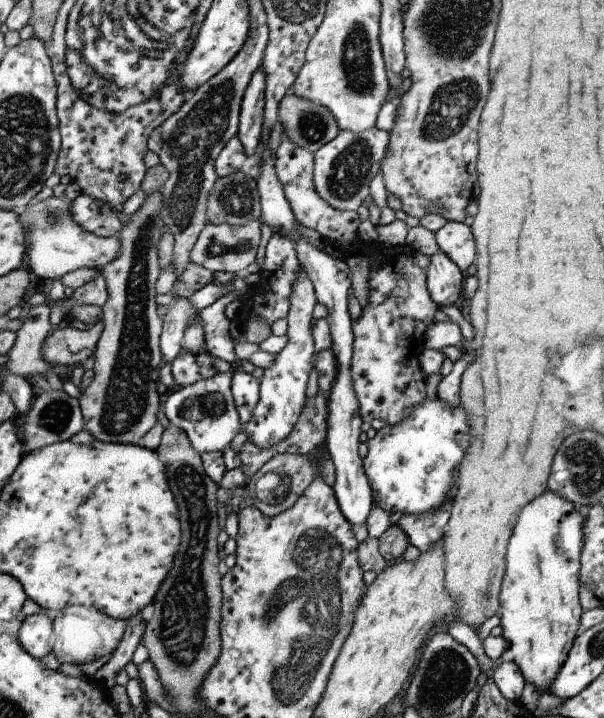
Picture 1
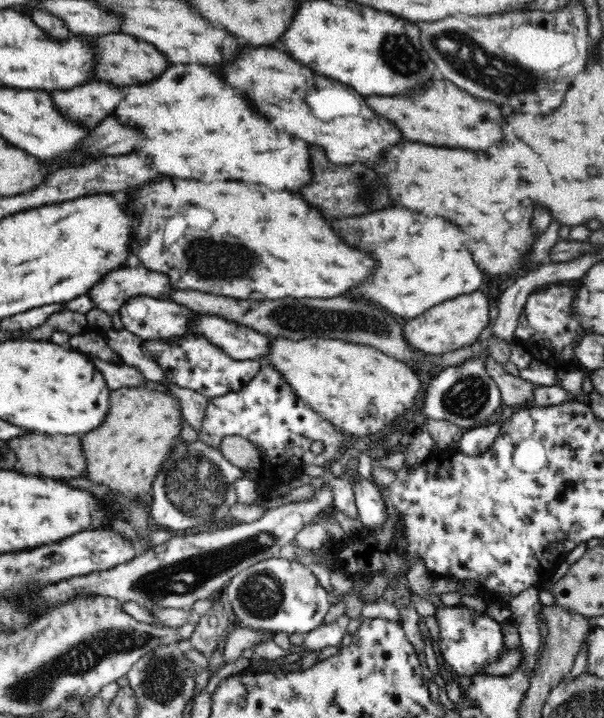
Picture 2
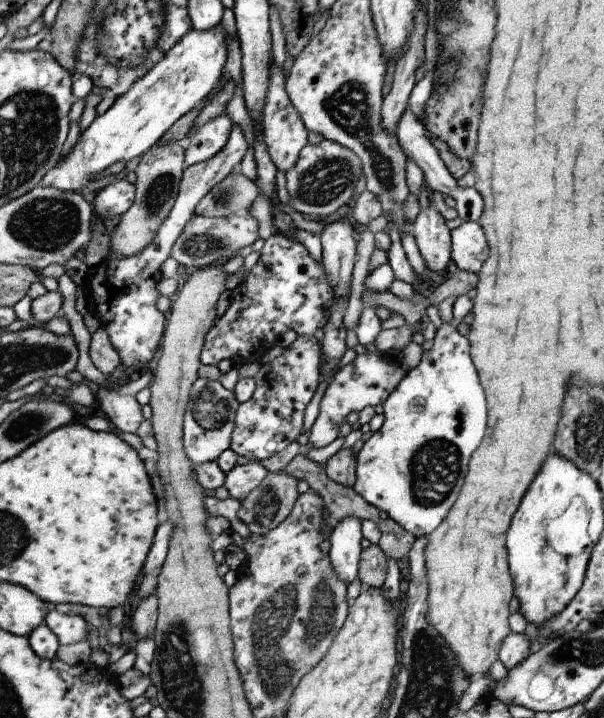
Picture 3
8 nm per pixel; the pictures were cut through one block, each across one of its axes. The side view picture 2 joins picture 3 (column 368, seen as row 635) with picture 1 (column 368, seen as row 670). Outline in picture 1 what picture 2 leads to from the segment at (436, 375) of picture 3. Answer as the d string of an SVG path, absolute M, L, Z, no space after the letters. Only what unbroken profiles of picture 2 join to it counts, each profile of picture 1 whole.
M441 400L425 402L413 408L413 414L397 426L381 428L367 440L367 456L363 458L365 476L371 486L375 504L389 514L429 514L449 502L451 472L463 458L467 448L467 422L457 406L451 410Z

